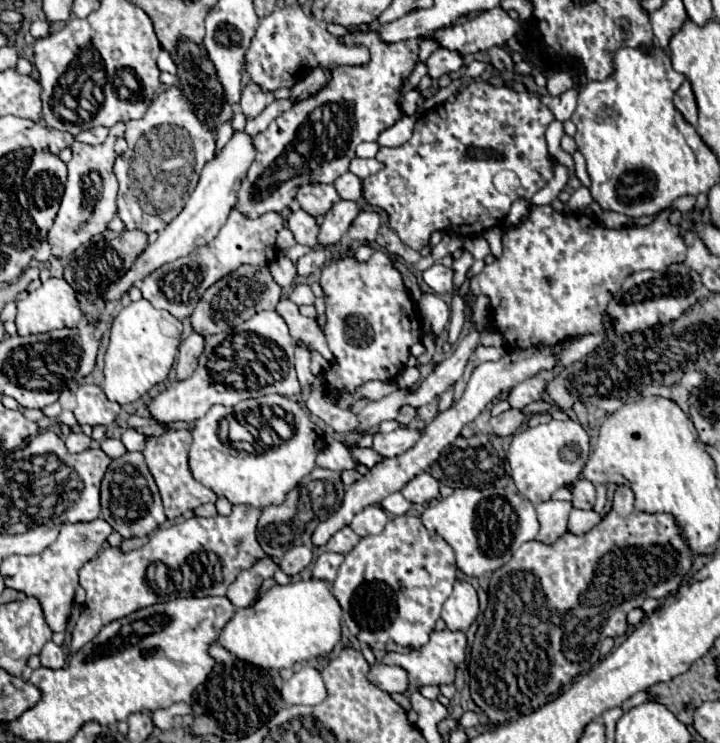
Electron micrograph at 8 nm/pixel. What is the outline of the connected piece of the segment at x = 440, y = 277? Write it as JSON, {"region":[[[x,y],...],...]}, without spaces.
{"region":[[[432,265],[422,275],[424,275],[424,281],[428,283],[428,287],[434,289],[436,293],[450,293],[452,291],[452,275],[454,275],[452,269],[448,269],[444,265]]]}

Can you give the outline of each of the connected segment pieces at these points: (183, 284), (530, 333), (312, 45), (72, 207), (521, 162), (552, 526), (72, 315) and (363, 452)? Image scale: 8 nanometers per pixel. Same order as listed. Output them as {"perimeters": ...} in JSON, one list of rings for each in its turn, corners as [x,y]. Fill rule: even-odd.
{"perimeters":[[[[232,209],[226,225],[220,229],[220,233],[214,237],[212,245],[204,245],[196,249],[196,253],[190,253],[188,257],[176,259],[174,263],[162,265],[152,275],[148,275],[142,283],[138,283],[142,297],[148,299],[156,309],[164,309],[172,313],[176,319],[190,317],[198,299],[204,295],[204,291],[234,271],[238,265],[268,265],[276,259],[276,233],[282,229],[282,217],[278,213],[266,213],[254,221],[240,215],[236,209]]],[[[550,205],[530,207],[530,213],[502,235],[502,257],[470,279],[470,293],[490,297],[494,327],[504,335],[506,347],[528,347],[538,343],[554,345],[572,335],[600,333],[604,329],[604,309],[628,275],[642,269],[660,271],[672,263],[684,263],[688,245],[680,235],[680,225],[670,223],[672,211],[672,207],[664,209],[664,213],[644,227],[606,229],[588,215],[562,215]]],[[[292,5],[274,9],[270,15],[260,19],[252,43],[244,53],[244,71],[248,73],[250,83],[258,85],[264,93],[274,93],[284,87],[292,89],[304,73],[310,73],[316,67],[326,67],[332,71],[340,65],[364,65],[368,61],[370,55],[362,45],[348,47],[342,37],[328,33],[298,5]]],[[[116,123],[110,129],[110,135],[100,145],[78,143],[72,145],[72,159],[68,163],[68,181],[66,191],[62,195],[60,211],[54,219],[54,225],[48,231],[48,243],[54,257],[68,257],[80,245],[88,243],[94,235],[100,235],[108,229],[110,221],[118,215],[118,179],[114,175],[114,161],[118,153],[114,151],[114,143],[118,137],[126,133],[126,123]]],[[[474,81],[456,93],[454,103],[440,103],[426,111],[414,125],[412,139],[396,149],[380,147],[376,159],[384,163],[384,169],[366,177],[364,201],[374,209],[388,213],[388,227],[398,233],[400,241],[414,251],[420,251],[430,243],[434,231],[446,231],[462,237],[480,237],[490,227],[504,221],[510,205],[516,199],[530,201],[532,195],[542,189],[554,177],[554,161],[550,159],[544,131],[554,121],[552,111],[530,91],[516,91],[512,87],[492,87],[484,81]],[[510,169],[518,177],[518,185],[510,189],[510,195],[500,193],[494,187],[494,175]]],[[[546,501],[536,507],[538,511],[538,521],[540,521],[540,531],[536,535],[538,543],[552,545],[558,537],[566,533],[566,523],[570,515],[572,503],[568,501]]],[[[48,279],[44,281],[36,291],[28,293],[26,299],[18,301],[18,315],[16,315],[16,327],[20,335],[32,335],[32,333],[46,333],[48,329],[60,329],[64,325],[78,325],[84,317],[80,303],[76,299],[76,291],[68,285],[66,279]]],[[[352,447],[352,451],[354,451],[358,463],[362,463],[366,467],[372,467],[376,461],[382,459],[382,457],[376,457],[376,453],[372,453],[372,449],[368,449],[368,447],[364,447],[364,449],[362,447]]]]}

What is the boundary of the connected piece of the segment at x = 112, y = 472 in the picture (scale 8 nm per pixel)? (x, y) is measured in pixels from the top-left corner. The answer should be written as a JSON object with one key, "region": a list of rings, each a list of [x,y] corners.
{"region":[[[126,453],[118,459],[112,459],[102,479],[102,519],[106,519],[124,539],[150,535],[166,521],[160,493],[142,453]]]}

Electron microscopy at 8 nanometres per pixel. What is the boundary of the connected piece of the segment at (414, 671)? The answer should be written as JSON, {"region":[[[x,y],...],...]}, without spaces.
{"region":[[[432,631],[428,645],[420,647],[420,649],[412,649],[408,653],[386,653],[384,663],[386,665],[398,665],[402,669],[408,671],[410,677],[410,685],[414,689],[420,689],[424,685],[448,685],[454,683],[454,673],[458,663],[462,663],[466,655],[466,635],[460,631]]]}

